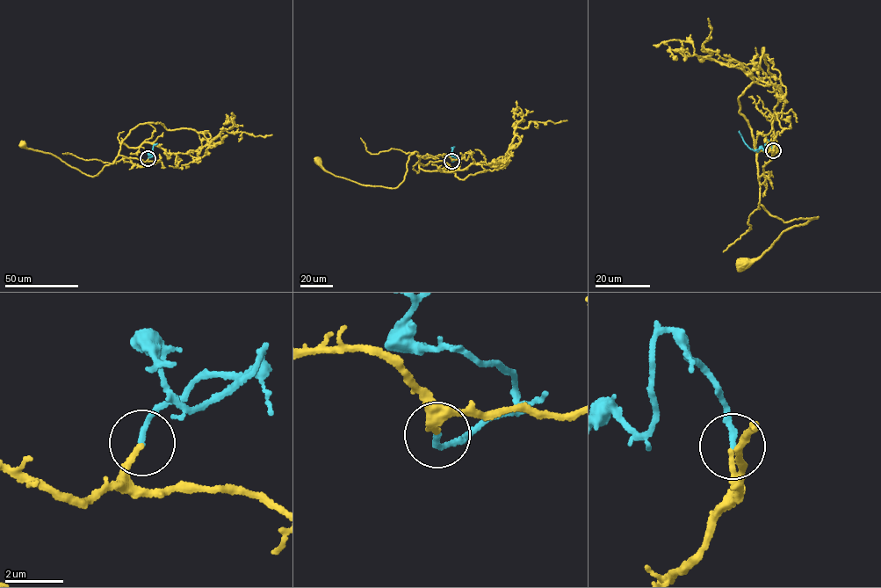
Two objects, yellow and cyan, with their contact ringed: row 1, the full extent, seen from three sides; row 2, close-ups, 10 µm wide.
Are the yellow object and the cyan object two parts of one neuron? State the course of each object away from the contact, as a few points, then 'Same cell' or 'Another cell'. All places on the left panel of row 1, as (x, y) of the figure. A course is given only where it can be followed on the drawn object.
Course of yellow: (148, 159), (145, 162), (119, 155), (112, 163), (104, 166), (93, 177), (51, 153), (22, 145). Course of cyan: (148, 158), (154, 154), (150, 156), (148, 155), (157, 143). Same cell

